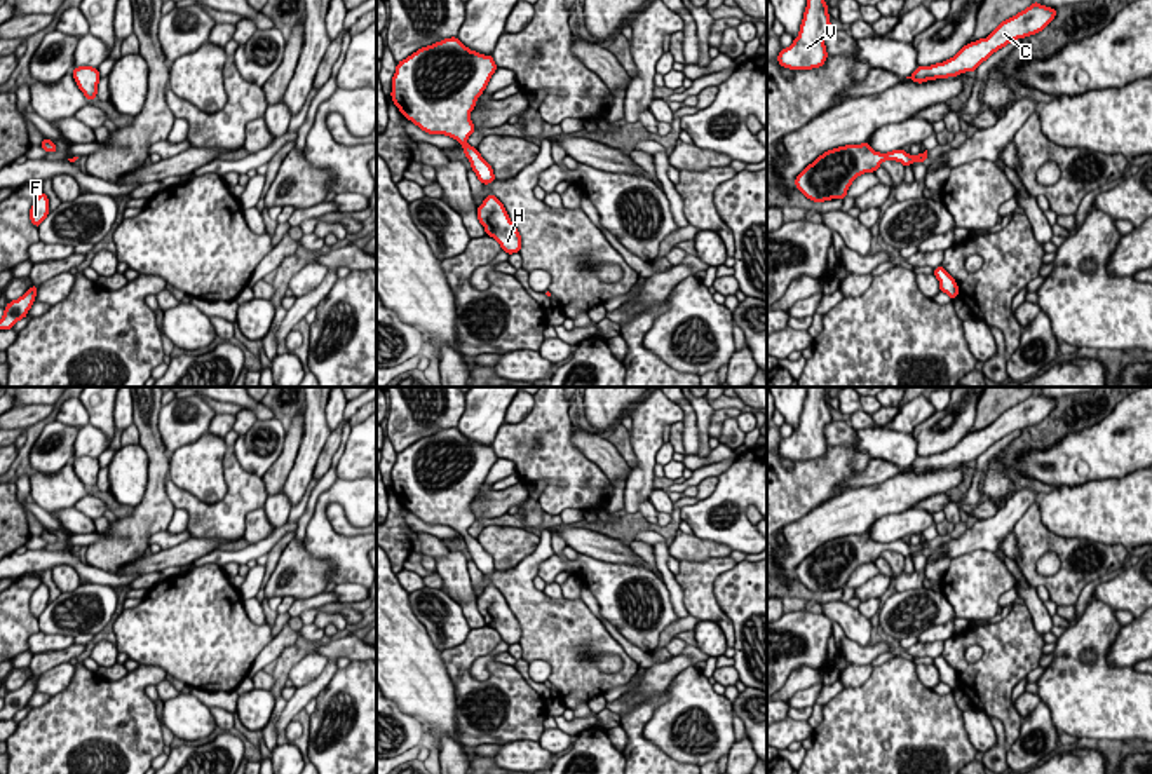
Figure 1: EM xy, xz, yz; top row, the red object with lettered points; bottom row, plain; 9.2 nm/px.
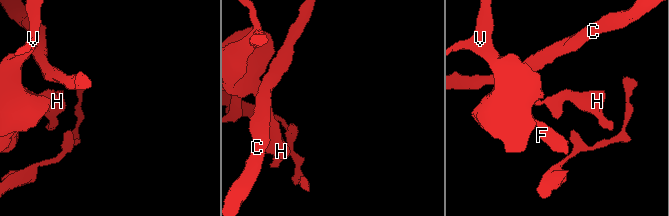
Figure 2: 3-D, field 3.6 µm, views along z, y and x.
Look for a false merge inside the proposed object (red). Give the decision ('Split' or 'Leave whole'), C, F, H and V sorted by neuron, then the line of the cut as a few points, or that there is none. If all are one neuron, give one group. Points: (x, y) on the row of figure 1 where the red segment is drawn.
Leave whole. Groups: C F H V. No split

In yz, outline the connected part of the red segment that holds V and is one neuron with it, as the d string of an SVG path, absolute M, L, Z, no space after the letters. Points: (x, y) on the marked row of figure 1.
M807 0L798 37L777 54L777 63L789 70L812 70L826 63L824 37L831 31L824 0Z

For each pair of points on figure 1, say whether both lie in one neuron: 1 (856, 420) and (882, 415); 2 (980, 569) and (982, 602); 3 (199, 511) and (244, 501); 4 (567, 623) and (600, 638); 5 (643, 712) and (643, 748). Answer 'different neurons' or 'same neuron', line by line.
1: same neuron
2: same neuron
3: same neuron
4: same neuron
5: same neuron

